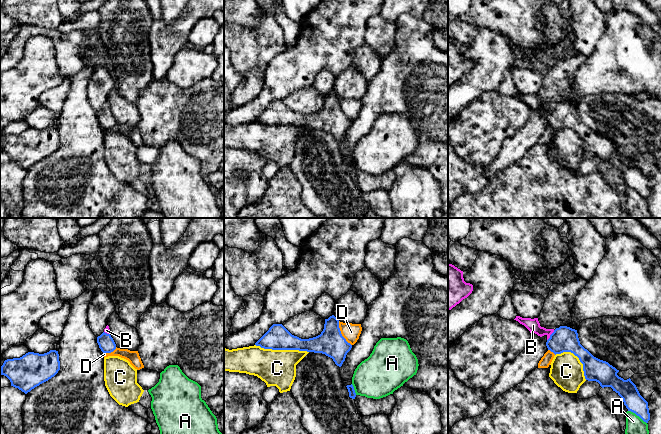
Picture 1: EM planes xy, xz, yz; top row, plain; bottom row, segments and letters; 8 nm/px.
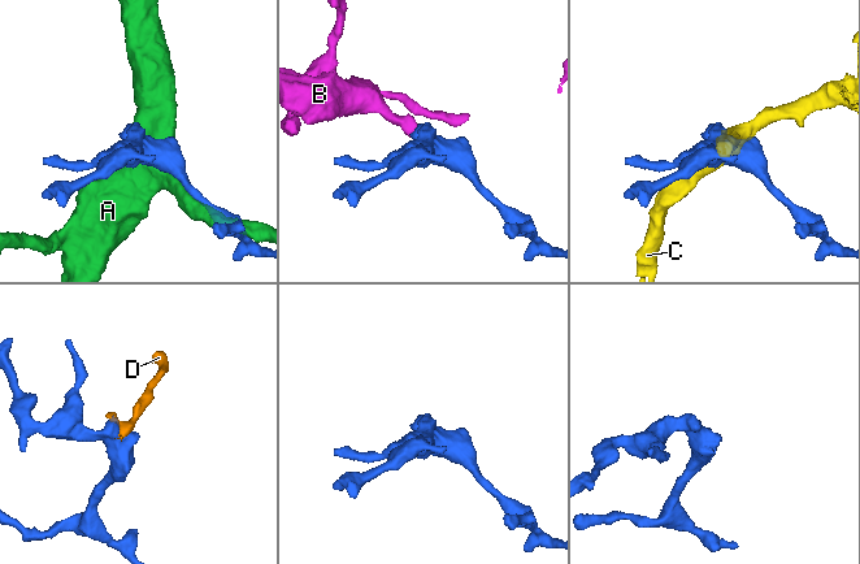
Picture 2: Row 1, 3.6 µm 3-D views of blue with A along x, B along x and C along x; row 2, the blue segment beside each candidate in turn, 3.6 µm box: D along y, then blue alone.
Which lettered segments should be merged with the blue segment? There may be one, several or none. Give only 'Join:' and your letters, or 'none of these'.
Join: B

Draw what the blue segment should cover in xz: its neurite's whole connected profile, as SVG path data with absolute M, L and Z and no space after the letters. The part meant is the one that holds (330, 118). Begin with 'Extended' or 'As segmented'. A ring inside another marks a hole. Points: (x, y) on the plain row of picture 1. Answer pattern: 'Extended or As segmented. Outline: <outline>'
As segmented. Outline: M334 91L325 95L324 105L316 113L301 115L292 111L282 100L273 100L255 121L272 126L322 129L332 134L339 143L342 142L347 129L352 124L352 121L342 112L339 96Z

